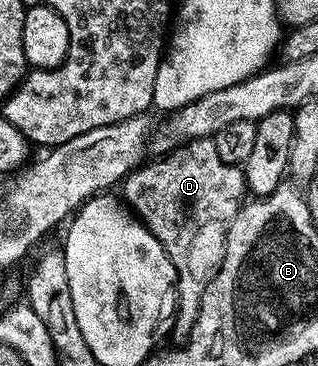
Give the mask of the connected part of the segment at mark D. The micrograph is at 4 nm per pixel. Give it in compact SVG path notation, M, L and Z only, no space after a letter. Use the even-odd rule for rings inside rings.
M212 138L190 140L153 159L157 160L142 163L125 177L123 200L155 234L177 271L177 315L173 318L171 340L181 346L195 326L205 288L223 262L229 227L247 196L245 173L238 165L219 158Z

